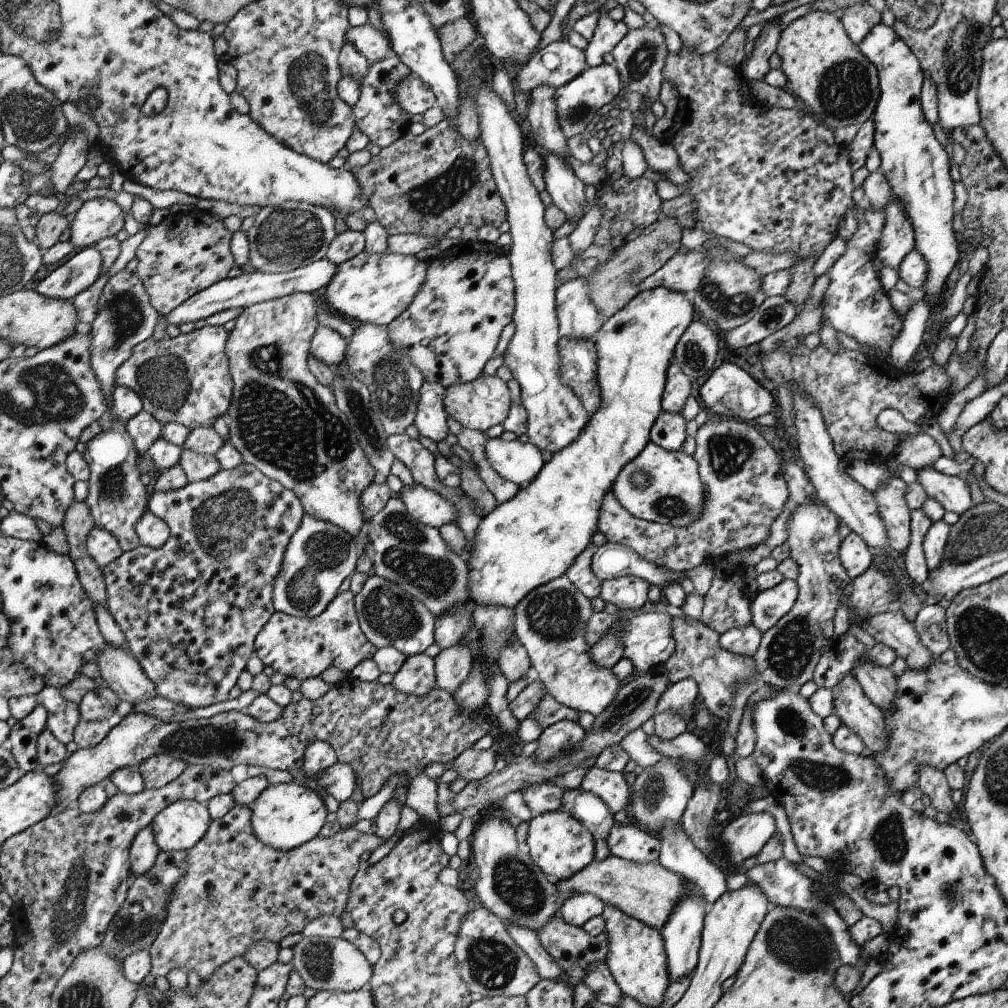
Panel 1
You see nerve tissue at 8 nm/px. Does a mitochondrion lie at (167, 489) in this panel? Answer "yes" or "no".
no

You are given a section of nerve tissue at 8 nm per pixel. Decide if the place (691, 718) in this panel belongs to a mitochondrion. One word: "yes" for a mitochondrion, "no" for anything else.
no

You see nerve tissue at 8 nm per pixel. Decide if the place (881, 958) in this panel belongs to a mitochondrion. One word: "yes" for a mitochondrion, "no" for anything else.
no

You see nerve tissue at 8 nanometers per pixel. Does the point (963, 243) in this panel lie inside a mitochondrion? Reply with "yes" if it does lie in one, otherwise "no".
no

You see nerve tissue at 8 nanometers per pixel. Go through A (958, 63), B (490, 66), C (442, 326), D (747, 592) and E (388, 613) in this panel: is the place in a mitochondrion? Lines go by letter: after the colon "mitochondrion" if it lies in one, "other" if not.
A: mitochondrion
B: other
C: other
D: other
E: mitochondrion

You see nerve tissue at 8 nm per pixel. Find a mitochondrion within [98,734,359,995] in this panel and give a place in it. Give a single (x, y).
(319, 958)

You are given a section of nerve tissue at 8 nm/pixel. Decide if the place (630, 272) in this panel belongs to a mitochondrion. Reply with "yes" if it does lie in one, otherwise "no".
yes

